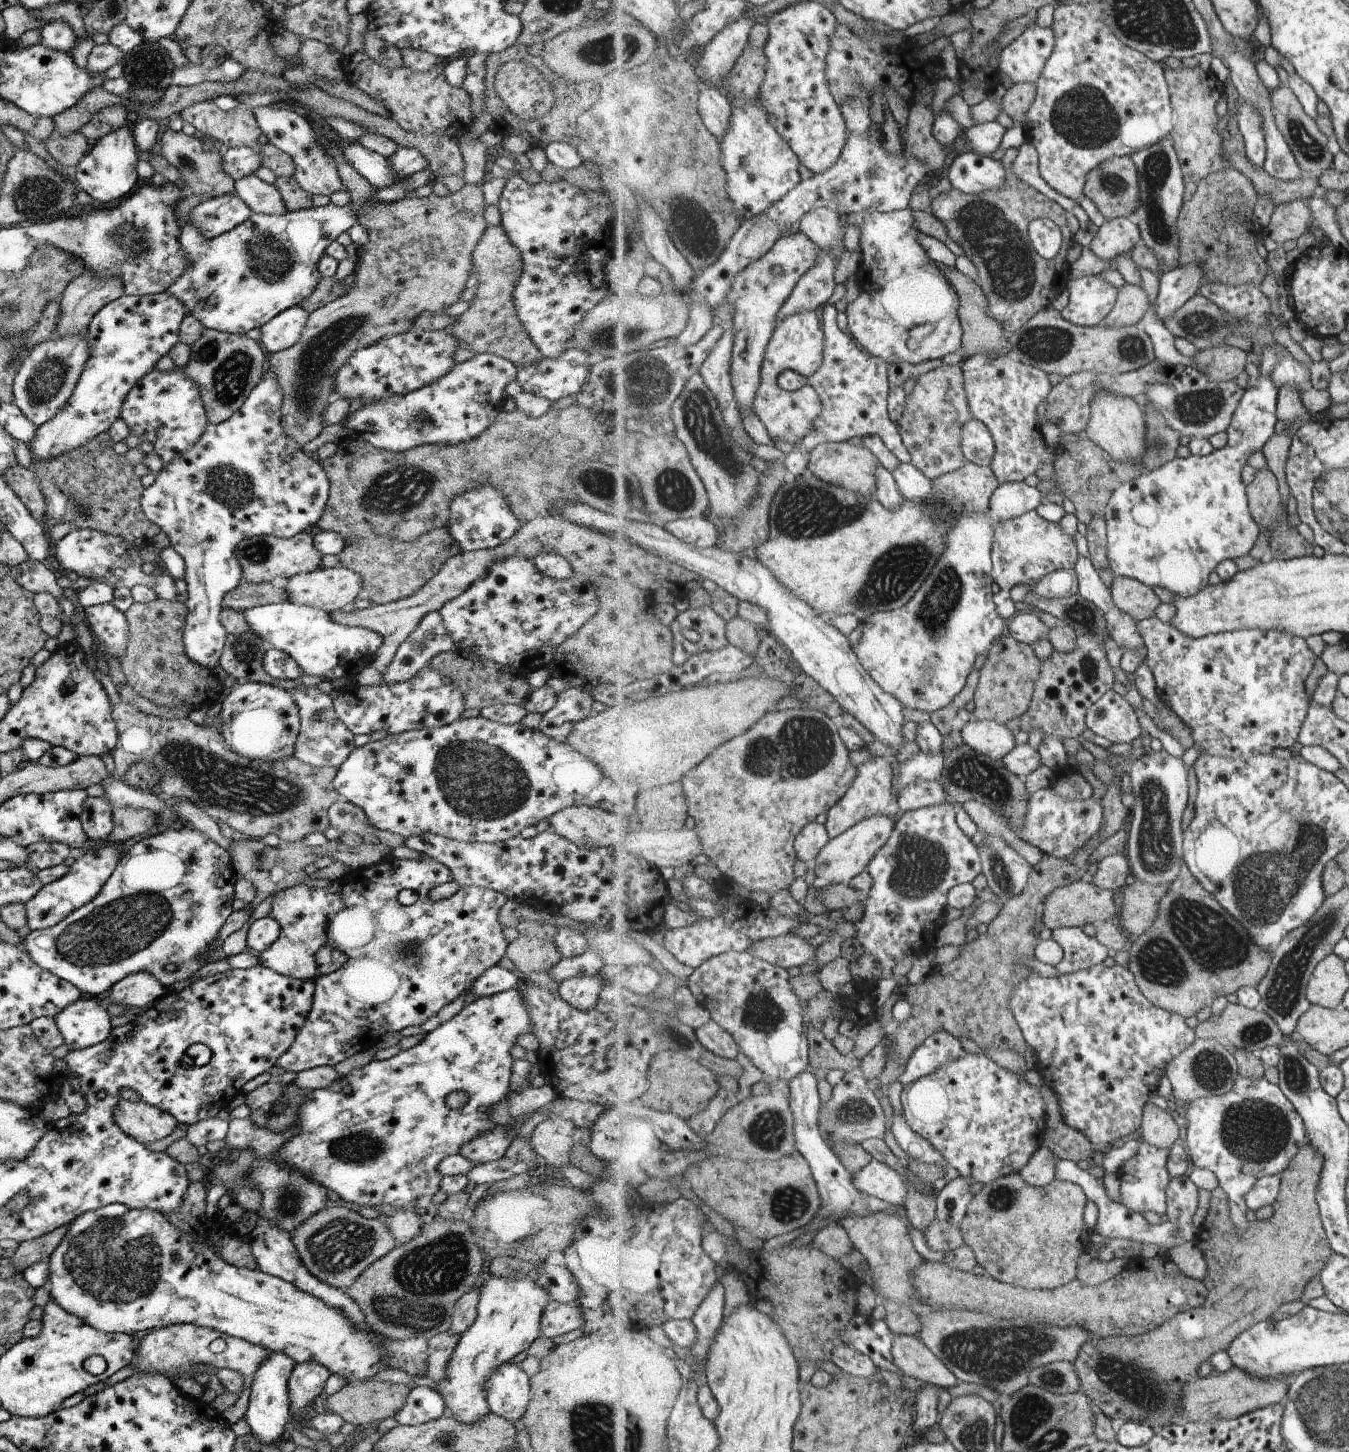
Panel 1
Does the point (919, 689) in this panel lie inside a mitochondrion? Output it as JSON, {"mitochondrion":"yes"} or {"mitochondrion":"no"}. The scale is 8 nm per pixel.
{"mitochondrion":"yes"}

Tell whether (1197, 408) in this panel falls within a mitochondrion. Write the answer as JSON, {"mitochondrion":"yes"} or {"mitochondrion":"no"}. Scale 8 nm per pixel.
{"mitochondrion":"yes"}

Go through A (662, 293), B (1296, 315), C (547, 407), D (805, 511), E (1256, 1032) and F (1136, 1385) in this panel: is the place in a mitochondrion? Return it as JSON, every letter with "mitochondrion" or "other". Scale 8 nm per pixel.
{"A":"other","B":"other","C":"other","D":"mitochondrion","E":"mitochondrion","F":"mitochondrion"}

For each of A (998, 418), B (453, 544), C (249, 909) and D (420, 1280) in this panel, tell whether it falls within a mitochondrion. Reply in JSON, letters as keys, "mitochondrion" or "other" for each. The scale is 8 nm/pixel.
{"A":"other","B":"other","C":"other","D":"mitochondrion"}

